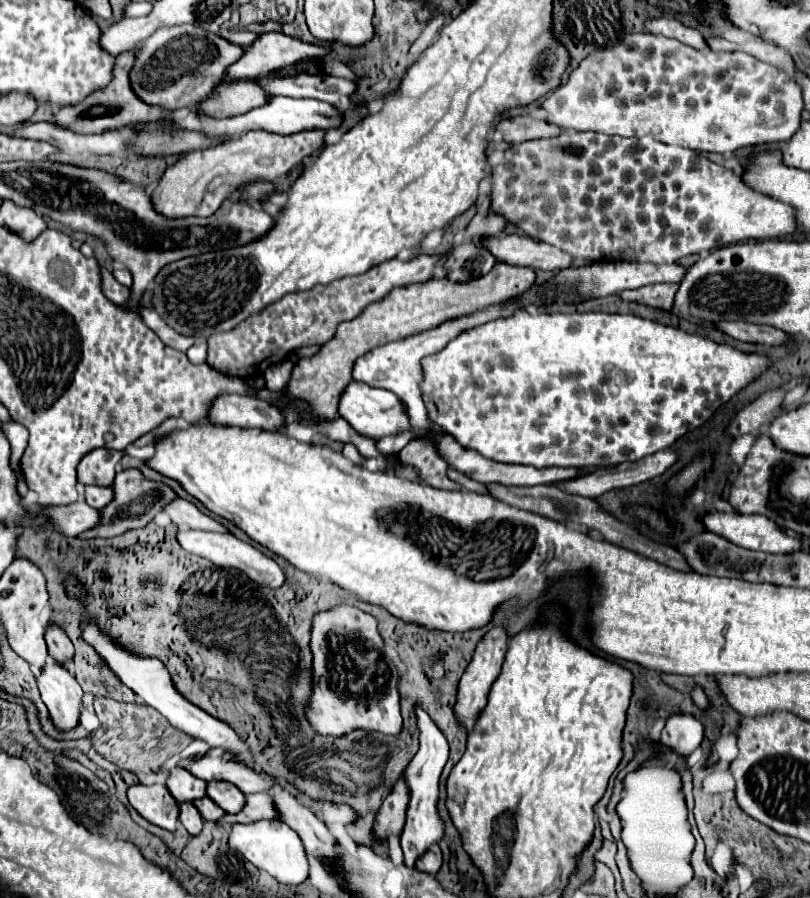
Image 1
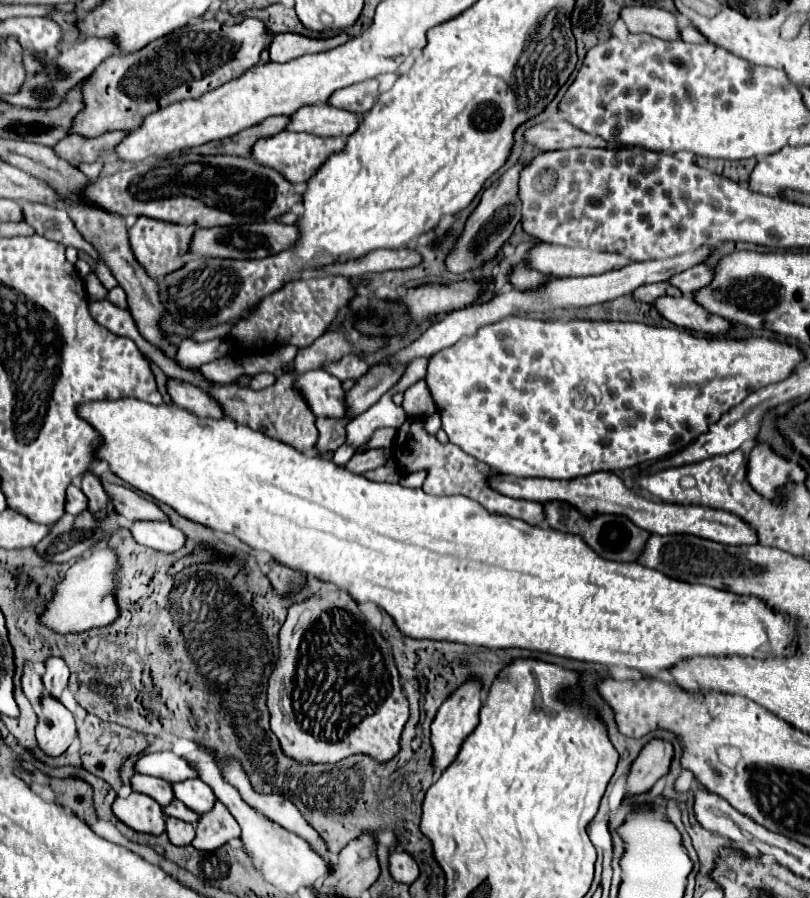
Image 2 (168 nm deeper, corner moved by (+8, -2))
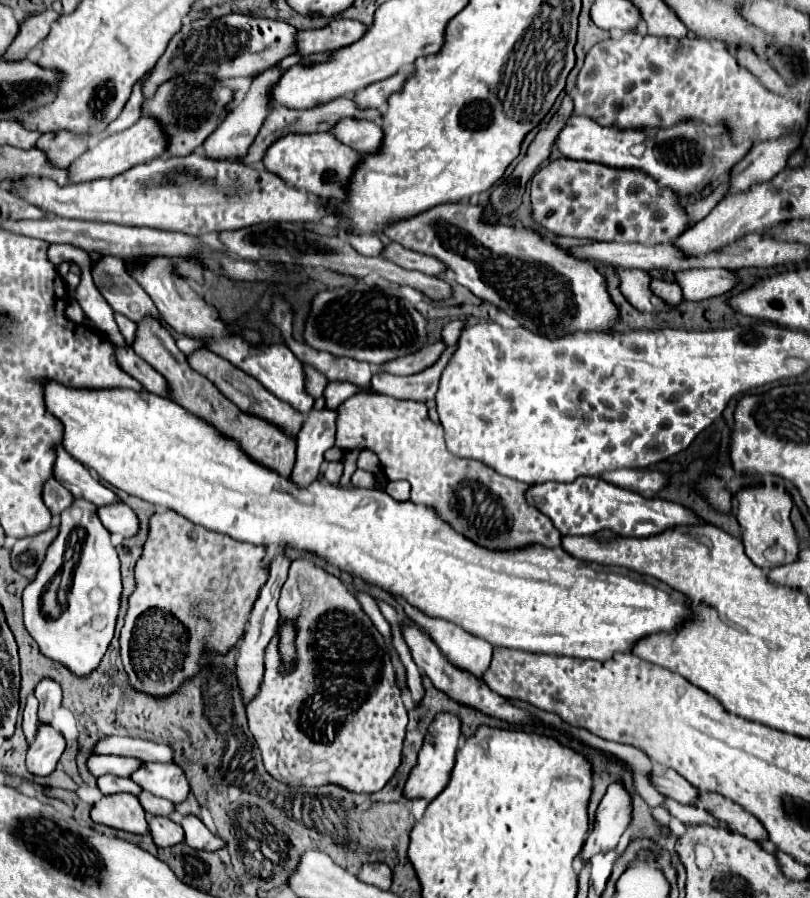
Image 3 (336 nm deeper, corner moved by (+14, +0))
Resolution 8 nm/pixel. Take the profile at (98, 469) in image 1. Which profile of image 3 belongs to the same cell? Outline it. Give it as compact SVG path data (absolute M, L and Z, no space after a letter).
M76 500L60 514L58 536L50 544L50 550L46 550L46 558L36 578L24 588L22 604L26 630L46 658L66 666L78 678L84 678L98 668L114 636L114 624L120 608L120 592L120 560L116 548L110 542L110 532L102 526L102 522L98 522L96 506L92 502Z

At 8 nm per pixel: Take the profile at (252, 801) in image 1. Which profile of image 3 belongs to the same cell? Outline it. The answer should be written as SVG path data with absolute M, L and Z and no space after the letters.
M184 816L184 820L182 820L180 824L182 824L184 832L186 832L184 842L186 842L190 848L214 852L214 850L218 850L218 848L224 846L224 842L222 842L220 838L216 838L196 816Z

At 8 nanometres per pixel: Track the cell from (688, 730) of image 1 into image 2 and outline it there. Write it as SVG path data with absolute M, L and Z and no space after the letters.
M662 738L650 740L632 764L626 794L630 796L630 794L640 794L650 790L660 776L668 774L672 758L674 758L672 742Z

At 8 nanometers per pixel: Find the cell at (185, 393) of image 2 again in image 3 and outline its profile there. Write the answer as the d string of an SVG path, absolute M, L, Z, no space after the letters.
M114 344L114 356L118 358L118 364L122 366L122 370L126 374L130 374L132 378L136 378L148 392L158 394L158 396L168 394L166 380L150 364L146 364L142 358L138 358L132 348L124 348L124 346Z

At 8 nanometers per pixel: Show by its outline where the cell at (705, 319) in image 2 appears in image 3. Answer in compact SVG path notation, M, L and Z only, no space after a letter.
M614 268L620 278L620 292L624 298L642 312L664 312L672 310L666 302L654 298L652 290L648 288L648 274L638 268Z

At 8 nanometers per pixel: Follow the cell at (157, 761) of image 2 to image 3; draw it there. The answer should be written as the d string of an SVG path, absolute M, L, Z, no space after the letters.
M90 756L86 762L92 776L114 774L114 776L130 776L142 762L138 758L124 758L124 756Z

